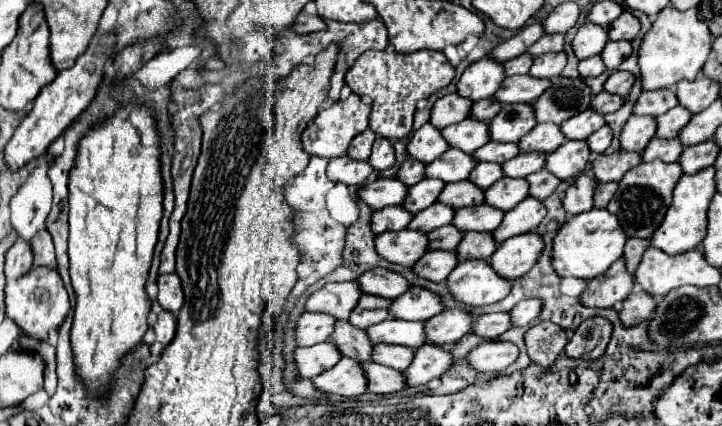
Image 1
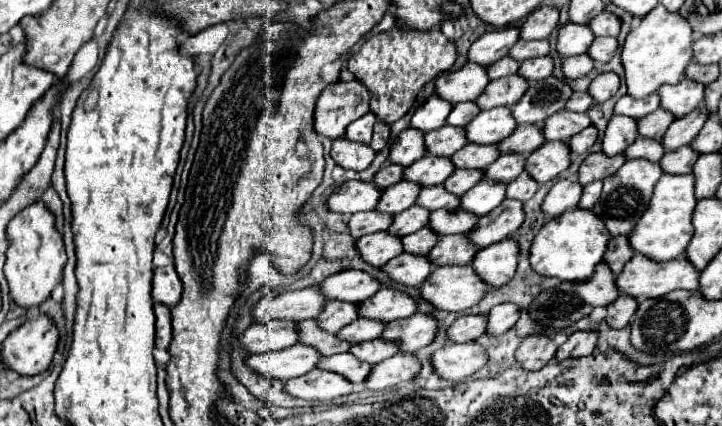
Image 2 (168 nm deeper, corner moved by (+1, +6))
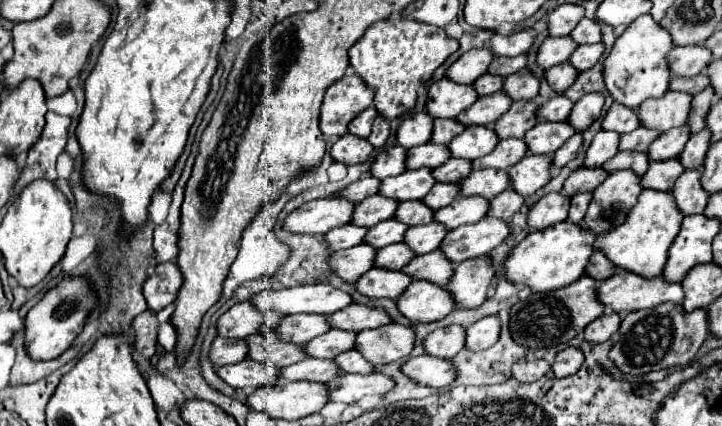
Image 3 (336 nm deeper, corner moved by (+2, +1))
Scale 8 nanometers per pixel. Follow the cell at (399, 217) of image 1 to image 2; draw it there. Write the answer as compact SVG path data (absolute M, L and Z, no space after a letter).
M357 212L347 220L347 226L351 228L351 236L359 238L365 234L387 230L391 220L393 220L393 216L383 214L383 212Z

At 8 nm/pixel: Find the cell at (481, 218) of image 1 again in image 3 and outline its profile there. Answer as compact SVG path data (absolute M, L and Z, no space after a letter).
M438 221L428 223L428 225L416 225L406 231L404 243L408 243L418 255L422 255L422 253L430 253L432 249L440 247L446 233L448 233L448 227Z

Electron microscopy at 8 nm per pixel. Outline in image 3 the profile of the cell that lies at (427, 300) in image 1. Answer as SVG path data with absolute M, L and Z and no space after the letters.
M352 303L346 309L330 315L332 327L356 331L356 333L360 333L364 329L382 327L388 323L392 323L392 319L382 307L370 307L370 305L358 305L358 303Z

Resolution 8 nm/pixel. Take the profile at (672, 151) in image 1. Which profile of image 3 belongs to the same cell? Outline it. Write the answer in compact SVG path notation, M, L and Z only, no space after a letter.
M620 151L618 155L614 155L610 161L606 161L604 169L614 173L620 169L634 169L638 175L644 175L648 169L650 157L648 153L638 153L638 151Z

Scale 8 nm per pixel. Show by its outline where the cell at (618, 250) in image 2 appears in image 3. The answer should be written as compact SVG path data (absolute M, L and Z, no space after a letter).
M596 251L596 253L590 257L590 265L586 267L586 275L594 277L596 281L606 281L612 273L616 273L616 265L614 265L612 261L608 261L604 253Z

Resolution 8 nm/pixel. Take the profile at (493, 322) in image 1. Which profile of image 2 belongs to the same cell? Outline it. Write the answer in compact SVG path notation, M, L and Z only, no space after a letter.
M471 314L461 316L447 328L447 340L453 344L473 342L485 332L485 326L487 326L487 318L483 316L471 316Z

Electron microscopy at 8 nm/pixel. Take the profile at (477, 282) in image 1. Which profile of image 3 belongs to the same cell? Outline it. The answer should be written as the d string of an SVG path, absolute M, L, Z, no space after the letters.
M412 281L406 293L398 297L398 309L414 323L440 321L456 307L454 297L432 281Z

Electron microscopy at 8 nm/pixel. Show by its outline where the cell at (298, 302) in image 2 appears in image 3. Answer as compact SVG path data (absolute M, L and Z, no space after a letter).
M250 301L238 303L230 307L220 319L218 319L218 335L242 339L248 335L258 333L262 325L280 325L284 319L284 313L272 313L272 311L260 311Z

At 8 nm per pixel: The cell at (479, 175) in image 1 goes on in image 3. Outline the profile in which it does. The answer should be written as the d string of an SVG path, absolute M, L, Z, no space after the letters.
M438 183L430 191L430 195L426 195L422 201L436 211L436 209L442 209L442 207L450 205L456 199L458 193L460 193L460 185L458 183Z

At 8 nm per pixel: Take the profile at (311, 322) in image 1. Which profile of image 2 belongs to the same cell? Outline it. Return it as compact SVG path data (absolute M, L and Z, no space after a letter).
M275 320L271 324L251 324L243 334L237 336L237 342L249 354L265 354L293 346L297 338L299 334L295 322Z

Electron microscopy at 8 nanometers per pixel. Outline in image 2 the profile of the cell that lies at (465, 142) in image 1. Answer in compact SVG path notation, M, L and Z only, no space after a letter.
M445 124L443 128L425 134L425 148L431 156L453 156L453 152L465 144L465 128L453 128Z

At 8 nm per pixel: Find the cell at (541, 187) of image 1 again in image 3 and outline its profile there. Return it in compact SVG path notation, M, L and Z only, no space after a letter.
M510 187L510 189L506 189L506 193L500 193L498 197L494 197L490 201L490 213L488 215L498 217L498 219L508 223L510 217L522 207L522 203L524 203L524 197Z

